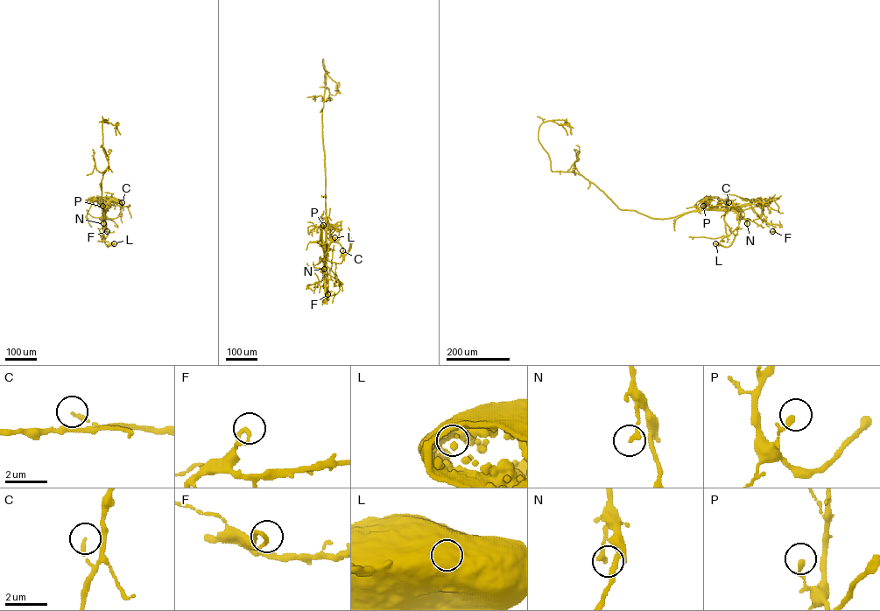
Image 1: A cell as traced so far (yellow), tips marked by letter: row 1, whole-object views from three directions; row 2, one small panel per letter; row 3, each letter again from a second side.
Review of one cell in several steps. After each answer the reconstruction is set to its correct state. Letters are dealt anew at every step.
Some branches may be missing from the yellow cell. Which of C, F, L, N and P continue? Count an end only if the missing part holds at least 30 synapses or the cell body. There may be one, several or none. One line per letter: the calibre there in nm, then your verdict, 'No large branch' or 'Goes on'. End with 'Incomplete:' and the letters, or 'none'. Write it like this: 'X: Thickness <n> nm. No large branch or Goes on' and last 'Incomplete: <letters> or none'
C: Thickness 150 nm. No large branch
F: Thickness 200 nm. No large branch
L: Thickness 200 nm. No large branch
N: Thickness 200 nm. No large branch
P: Thickness 220 nm. No large branch
Incomplete: none

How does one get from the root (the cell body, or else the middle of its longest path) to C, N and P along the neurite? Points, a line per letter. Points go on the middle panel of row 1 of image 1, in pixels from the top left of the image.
C: (330, 241), (325, 254), (327, 256), (324, 247), (325, 259), (341, 263), (342, 250)
N: (330, 241), (325, 254), (327, 256), (324, 247), (324, 269)
P: (330, 241), (327, 256), (324, 247), (326, 249), (327, 227), (323, 225)

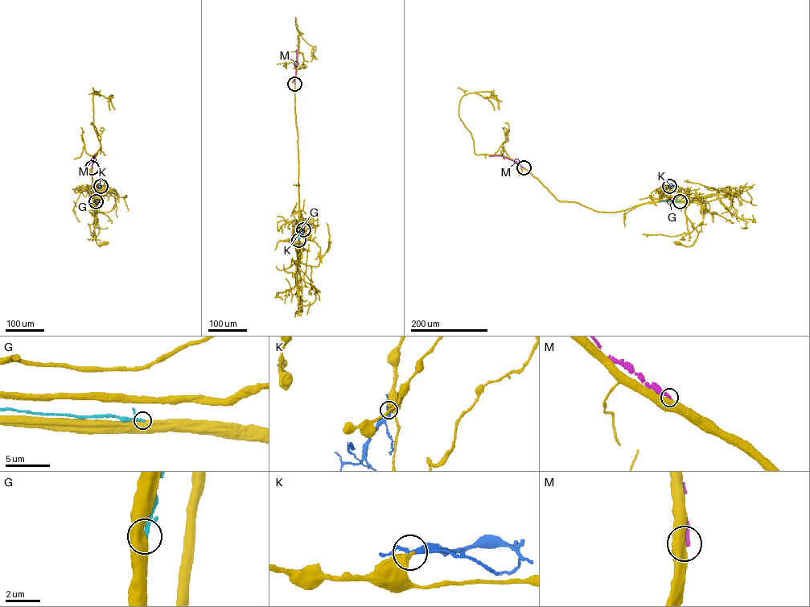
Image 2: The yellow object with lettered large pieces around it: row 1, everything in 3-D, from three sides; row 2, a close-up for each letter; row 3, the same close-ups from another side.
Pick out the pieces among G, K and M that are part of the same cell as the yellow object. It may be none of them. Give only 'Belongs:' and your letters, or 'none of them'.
Belongs: K

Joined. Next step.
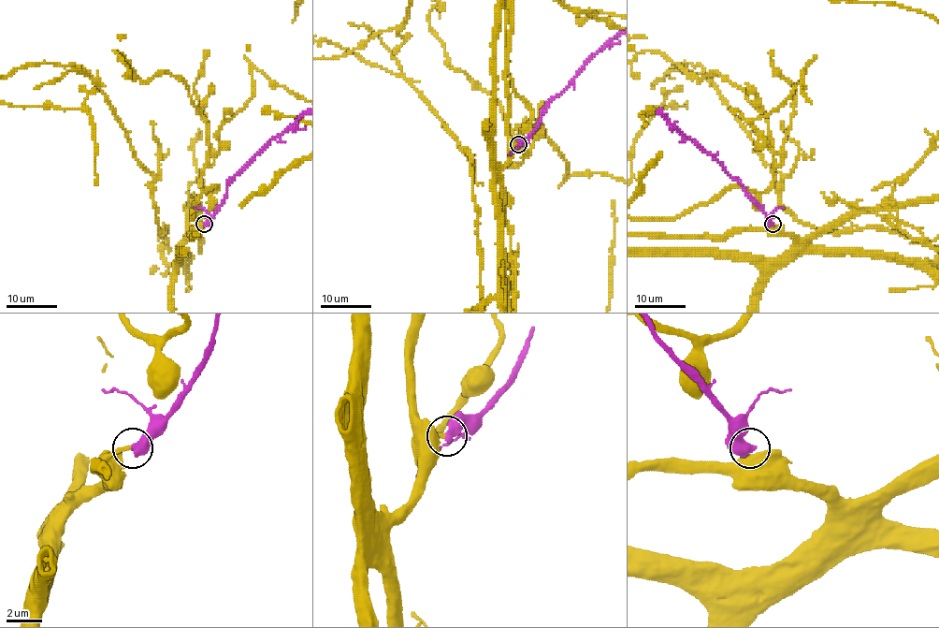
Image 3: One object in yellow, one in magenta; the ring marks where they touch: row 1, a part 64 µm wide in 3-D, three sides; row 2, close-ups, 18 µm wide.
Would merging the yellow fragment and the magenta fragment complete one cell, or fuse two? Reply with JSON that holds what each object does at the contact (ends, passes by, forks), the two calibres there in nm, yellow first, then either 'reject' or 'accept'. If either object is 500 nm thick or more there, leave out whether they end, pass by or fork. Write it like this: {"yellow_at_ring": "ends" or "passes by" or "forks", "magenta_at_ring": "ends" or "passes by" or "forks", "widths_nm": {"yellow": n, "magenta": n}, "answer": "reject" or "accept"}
{"widths_nm": {"yellow": 240, "magenta": 600}, "answer": "accept"}

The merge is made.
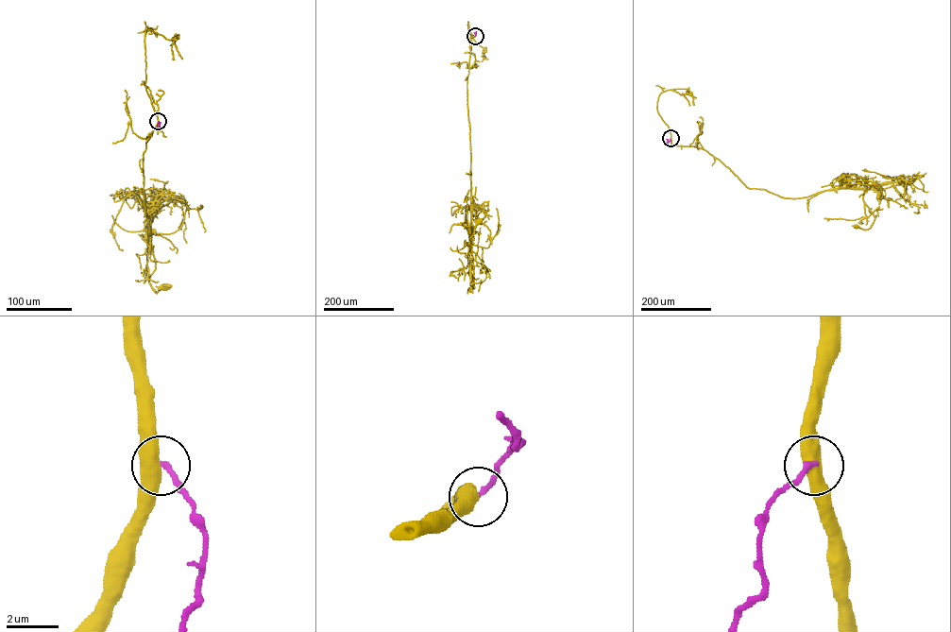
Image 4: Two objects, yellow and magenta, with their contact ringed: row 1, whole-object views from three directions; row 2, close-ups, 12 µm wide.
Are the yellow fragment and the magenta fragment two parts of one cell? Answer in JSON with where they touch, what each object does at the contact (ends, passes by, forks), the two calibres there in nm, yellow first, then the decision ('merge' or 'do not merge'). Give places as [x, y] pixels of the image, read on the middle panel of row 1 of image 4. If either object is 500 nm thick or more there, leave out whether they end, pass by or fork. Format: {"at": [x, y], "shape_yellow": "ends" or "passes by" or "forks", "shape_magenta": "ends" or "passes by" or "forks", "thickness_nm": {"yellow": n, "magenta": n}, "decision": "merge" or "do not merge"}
{"at": [475, 36], "thickness_nm": {"yellow": 500, "magenta": 200}, "decision": "do not merge"}

